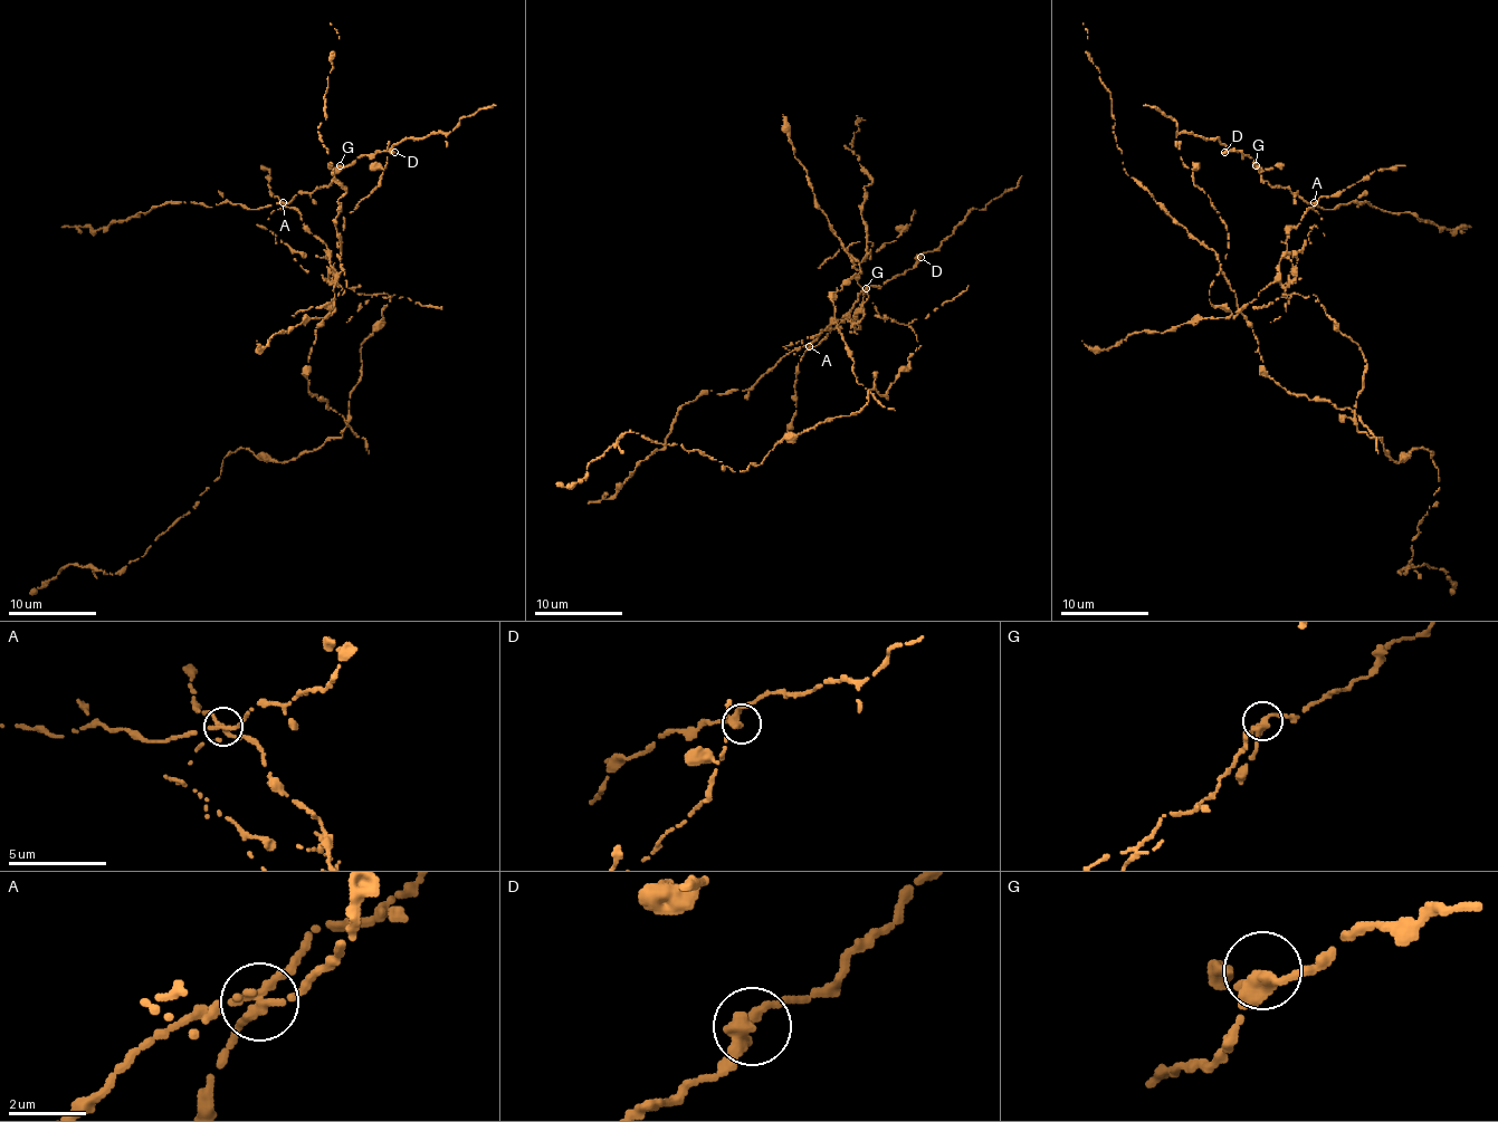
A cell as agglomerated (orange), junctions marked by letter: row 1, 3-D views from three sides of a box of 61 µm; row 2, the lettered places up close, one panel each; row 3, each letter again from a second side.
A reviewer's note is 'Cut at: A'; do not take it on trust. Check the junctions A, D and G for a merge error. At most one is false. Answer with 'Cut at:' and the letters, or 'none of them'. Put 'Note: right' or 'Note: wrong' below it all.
Cut at: A
Note: right

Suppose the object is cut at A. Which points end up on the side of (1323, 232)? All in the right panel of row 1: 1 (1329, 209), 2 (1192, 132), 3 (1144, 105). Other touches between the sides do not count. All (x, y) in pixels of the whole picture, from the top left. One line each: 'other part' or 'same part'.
1: other part
2: other part
3: other part

